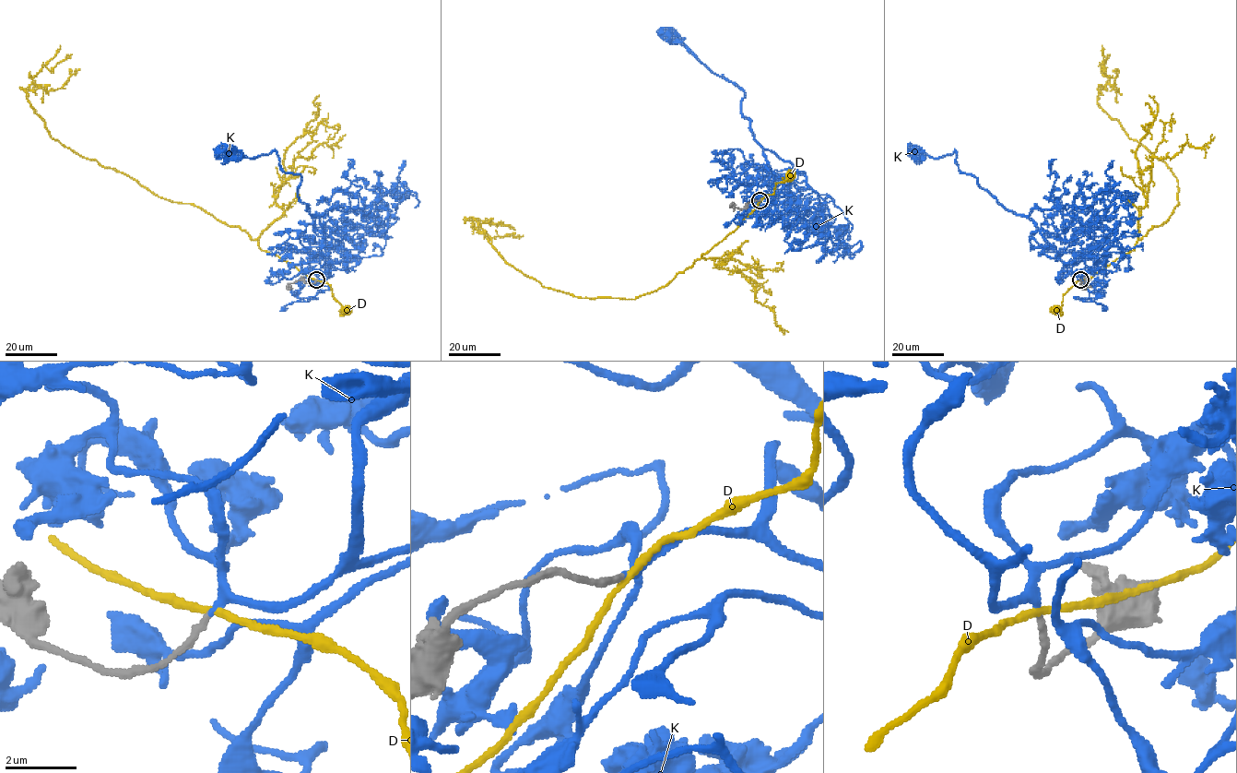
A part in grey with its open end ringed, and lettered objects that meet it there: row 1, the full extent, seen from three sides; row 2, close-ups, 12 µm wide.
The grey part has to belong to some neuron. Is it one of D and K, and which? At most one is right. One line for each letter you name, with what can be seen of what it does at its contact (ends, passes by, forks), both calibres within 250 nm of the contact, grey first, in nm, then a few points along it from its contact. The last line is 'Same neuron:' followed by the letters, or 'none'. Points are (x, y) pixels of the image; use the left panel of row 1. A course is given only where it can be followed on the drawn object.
K: it passes by | 180/150 nm | via (316, 280), (335, 262), (321, 253), (323, 225), (299, 197), (300, 174), (274, 150), (222, 152)
Same neuron: K

